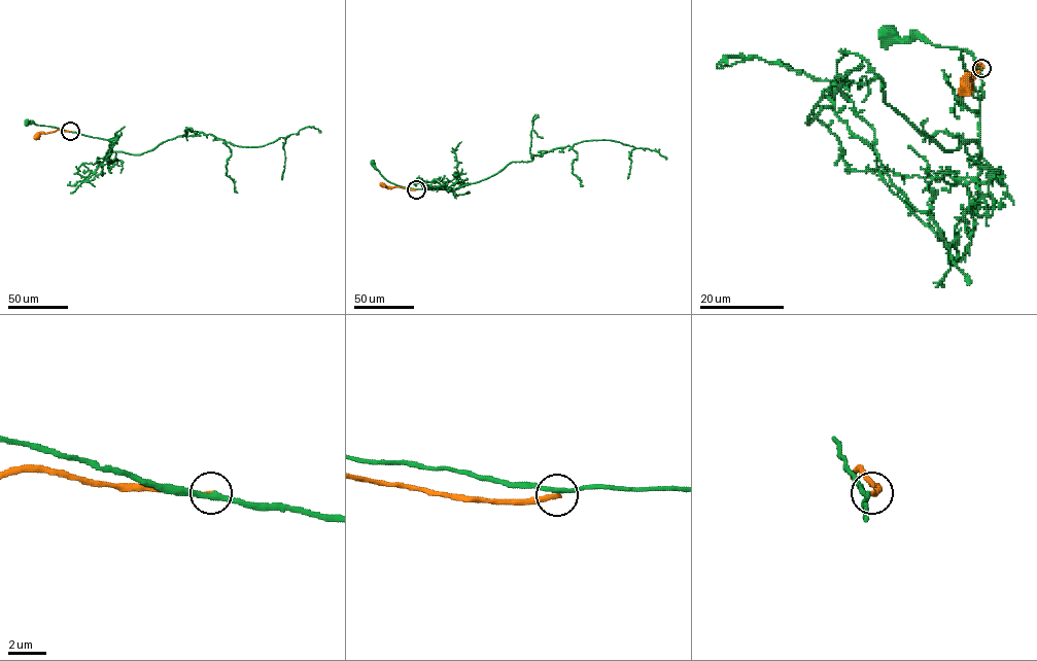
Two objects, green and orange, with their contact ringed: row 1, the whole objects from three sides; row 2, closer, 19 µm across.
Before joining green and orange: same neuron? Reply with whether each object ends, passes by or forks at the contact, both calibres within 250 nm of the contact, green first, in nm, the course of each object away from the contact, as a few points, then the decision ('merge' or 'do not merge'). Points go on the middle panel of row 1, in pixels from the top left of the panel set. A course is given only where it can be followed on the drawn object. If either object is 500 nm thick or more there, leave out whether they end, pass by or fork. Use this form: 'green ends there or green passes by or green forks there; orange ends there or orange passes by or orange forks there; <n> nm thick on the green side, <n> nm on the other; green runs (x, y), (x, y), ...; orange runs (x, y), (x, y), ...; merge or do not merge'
green passes by; orange ends there; 260 nm thick on the green side, 280 nm on the other; green runs (416, 189), (387, 181), (372, 163); orange runs (416, 189), (383, 184); do not merge

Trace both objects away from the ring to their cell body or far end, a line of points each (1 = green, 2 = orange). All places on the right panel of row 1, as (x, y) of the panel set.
1: (981, 68), (965, 49), (940, 47), (919, 39), (898, 42), (889, 36)
2: (981, 68), (978, 63), (972, 69), (973, 75), (965, 85)

